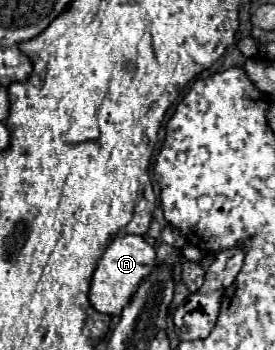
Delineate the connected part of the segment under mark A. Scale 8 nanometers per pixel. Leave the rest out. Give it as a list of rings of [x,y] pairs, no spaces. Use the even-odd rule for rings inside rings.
[[[127,234],[121,238],[115,238],[109,248],[103,252],[89,290],[89,302],[97,312],[119,316],[121,310],[131,302],[133,294],[137,292],[143,278],[149,276],[149,272],[155,268],[155,248],[145,242],[143,236]]]

